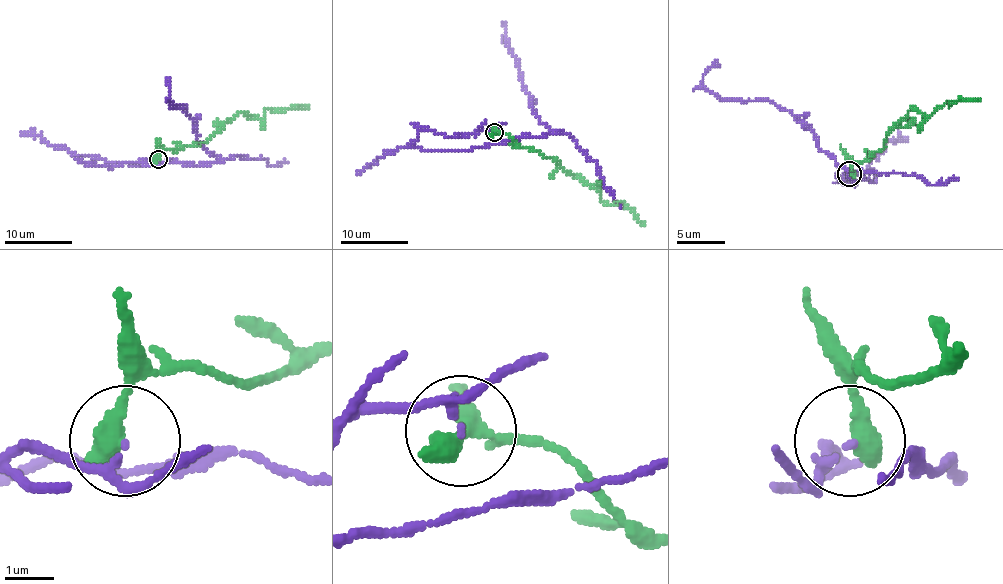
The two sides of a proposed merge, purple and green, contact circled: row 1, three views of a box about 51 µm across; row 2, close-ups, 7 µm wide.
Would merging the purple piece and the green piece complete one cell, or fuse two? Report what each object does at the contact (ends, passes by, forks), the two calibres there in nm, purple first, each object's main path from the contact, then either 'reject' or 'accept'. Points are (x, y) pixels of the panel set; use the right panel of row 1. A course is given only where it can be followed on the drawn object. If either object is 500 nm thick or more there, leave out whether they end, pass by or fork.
calibres 90 and 500 nm; course purple (850, 173), (876, 180), (855, 183), (787, 110), (717, 98), (703, 84), (717, 60); course green (850, 173), (850, 161), (864, 161), (879, 151), (883, 139), (912, 108), (932, 115), (946, 103), (980, 98); reject

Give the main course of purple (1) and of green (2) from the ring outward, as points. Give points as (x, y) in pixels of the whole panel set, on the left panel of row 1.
1: (159, 158), (108, 167), (78, 156), (138, 165), (218, 160), (197, 140), (184, 107), (172, 106), (167, 79)
2: (157, 158), (160, 150), (181, 150), (206, 143), (240, 113), (262, 118), (267, 109), (309, 106)

